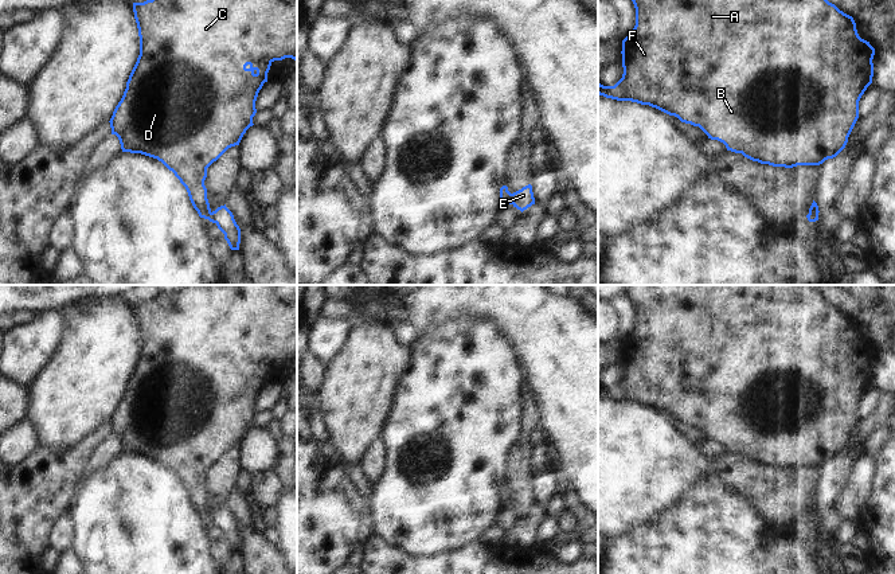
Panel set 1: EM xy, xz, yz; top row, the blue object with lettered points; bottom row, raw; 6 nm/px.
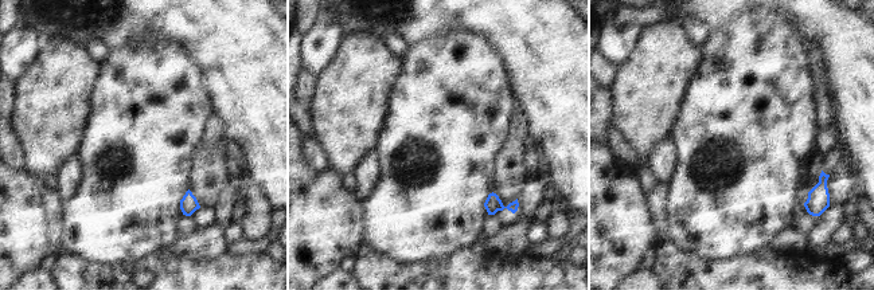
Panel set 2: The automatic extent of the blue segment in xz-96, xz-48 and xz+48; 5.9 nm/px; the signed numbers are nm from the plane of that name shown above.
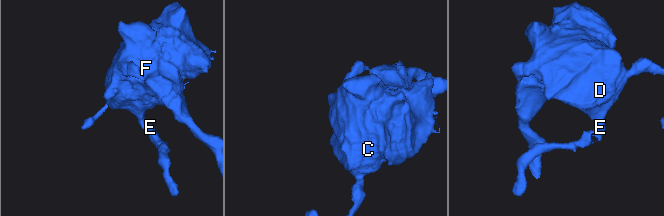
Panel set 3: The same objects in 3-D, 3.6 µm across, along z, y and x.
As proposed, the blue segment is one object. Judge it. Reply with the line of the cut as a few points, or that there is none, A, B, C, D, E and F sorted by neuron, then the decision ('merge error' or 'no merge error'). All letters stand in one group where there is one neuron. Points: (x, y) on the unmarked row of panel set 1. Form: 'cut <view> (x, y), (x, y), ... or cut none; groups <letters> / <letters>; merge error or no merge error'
cut xz (509, 495), (512, 504); groups A B C D F / E; merge error

